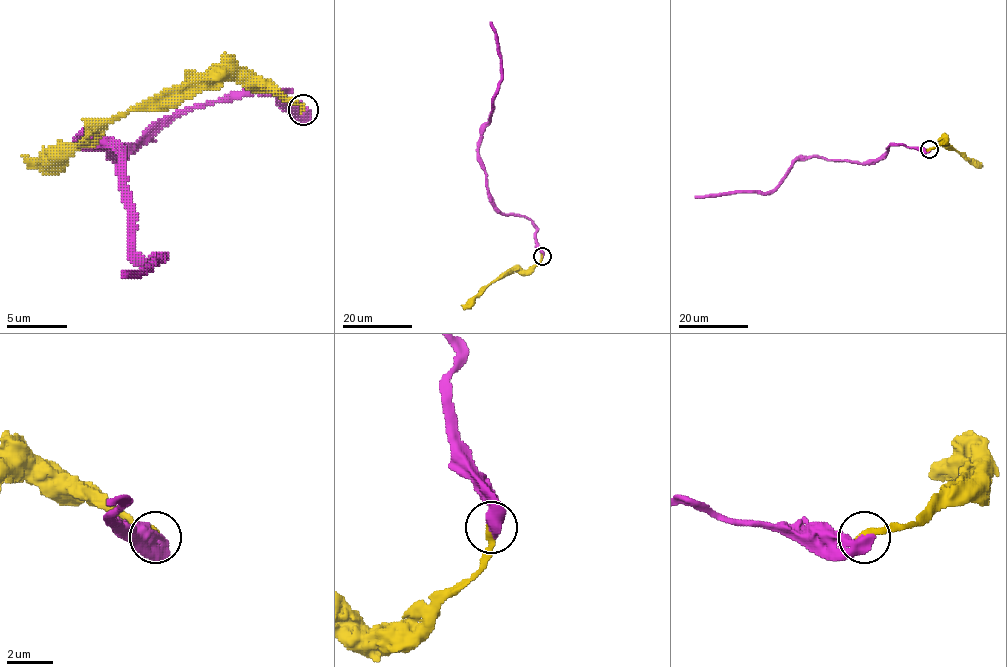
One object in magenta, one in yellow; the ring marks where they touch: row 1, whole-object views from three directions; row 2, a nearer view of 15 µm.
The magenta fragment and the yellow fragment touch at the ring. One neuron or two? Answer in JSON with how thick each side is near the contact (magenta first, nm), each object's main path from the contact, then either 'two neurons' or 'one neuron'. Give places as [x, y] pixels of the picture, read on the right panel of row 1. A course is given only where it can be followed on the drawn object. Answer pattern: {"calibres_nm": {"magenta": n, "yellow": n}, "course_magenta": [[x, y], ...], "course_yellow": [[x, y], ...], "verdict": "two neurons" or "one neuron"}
{"calibres_nm": {"magenta": 600, "yellow": 360}, "course_magenta": [[928, 150], [893, 144], [879, 158], [860, 163], [800, 157], [784, 178], [766, 192], [729, 191], [695, 197]], "course_yellow": [[928, 150], [943, 140], [967, 159], [978, 163]], "verdict": "one neuron"}

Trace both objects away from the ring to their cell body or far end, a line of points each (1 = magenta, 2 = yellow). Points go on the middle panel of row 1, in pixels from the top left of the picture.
1: (542, 255), (531, 220), (495, 206), (478, 154), (501, 79), (490, 22)
2: (542, 255), (541, 261), (528, 270), (508, 270), (461, 305)

